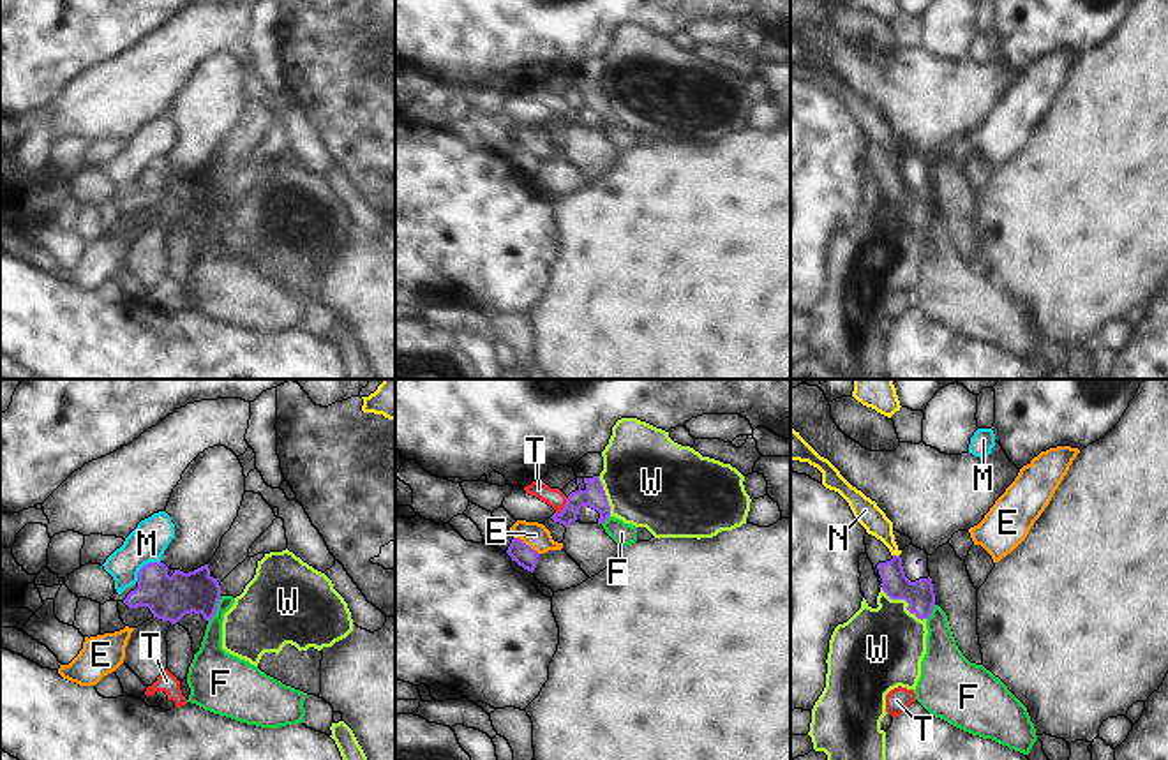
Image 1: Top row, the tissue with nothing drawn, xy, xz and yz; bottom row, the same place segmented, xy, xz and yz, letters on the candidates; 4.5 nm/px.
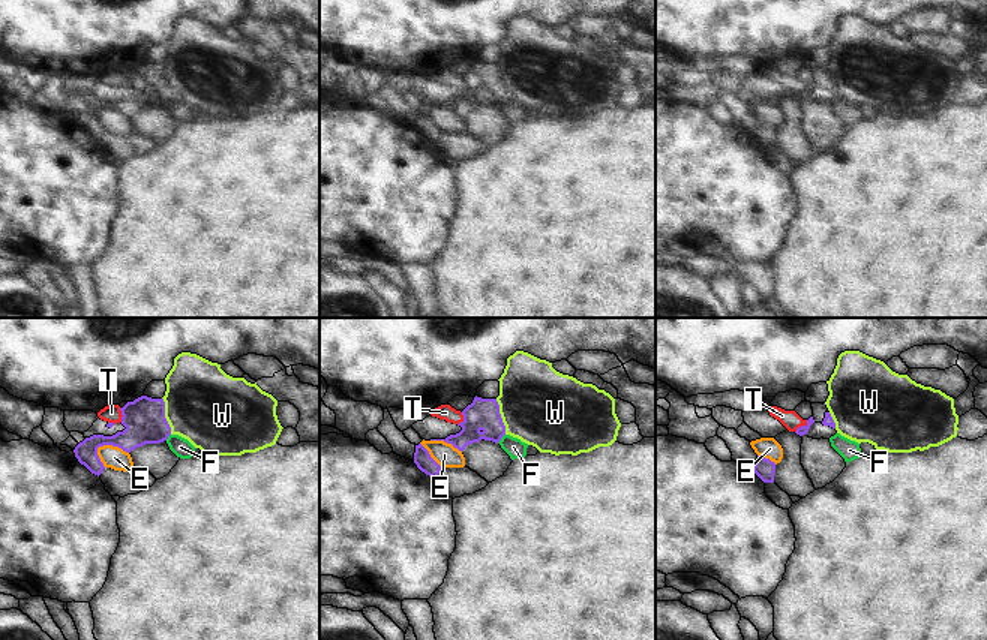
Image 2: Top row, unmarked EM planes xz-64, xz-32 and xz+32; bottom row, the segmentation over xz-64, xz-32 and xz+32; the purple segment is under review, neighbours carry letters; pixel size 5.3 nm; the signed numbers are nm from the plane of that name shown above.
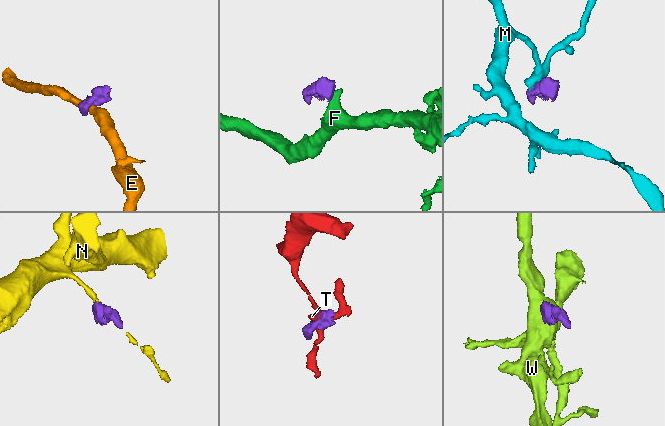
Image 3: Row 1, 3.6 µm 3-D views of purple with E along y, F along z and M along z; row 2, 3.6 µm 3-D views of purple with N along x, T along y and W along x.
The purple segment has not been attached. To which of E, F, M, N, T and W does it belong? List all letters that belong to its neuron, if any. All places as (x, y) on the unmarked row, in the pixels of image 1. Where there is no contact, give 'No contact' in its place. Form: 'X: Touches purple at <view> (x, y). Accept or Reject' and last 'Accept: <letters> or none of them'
E: Touches purple at xz (524, 149). Reject
F: Touches purple at xy (216, 214). Reject
M: Touches purple at xy (143, 171). Reject
N: Touches purple at yz (897, 161). Accept
T: Touches purple at xz (565, 111). Reject
W: Touches purple at yz (905, 205). Reject
Accept: N

